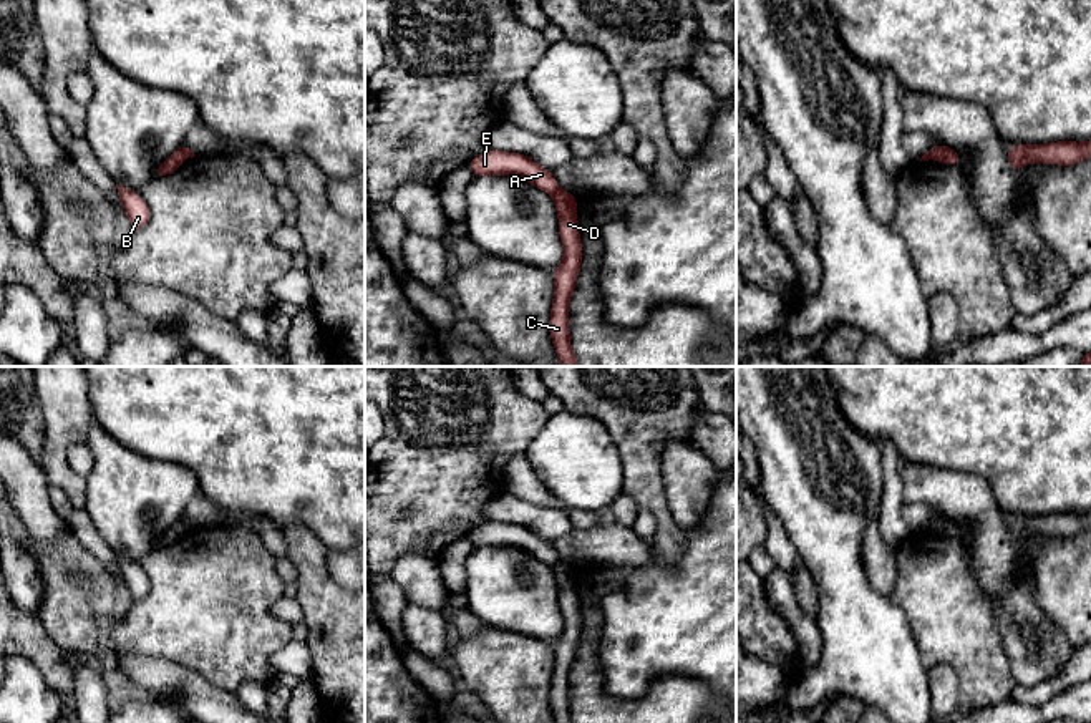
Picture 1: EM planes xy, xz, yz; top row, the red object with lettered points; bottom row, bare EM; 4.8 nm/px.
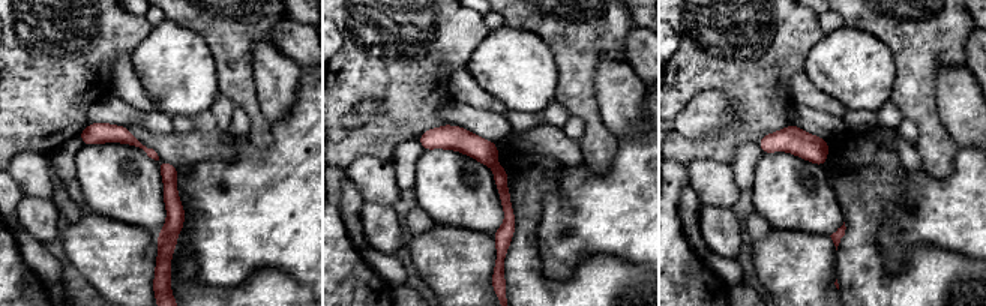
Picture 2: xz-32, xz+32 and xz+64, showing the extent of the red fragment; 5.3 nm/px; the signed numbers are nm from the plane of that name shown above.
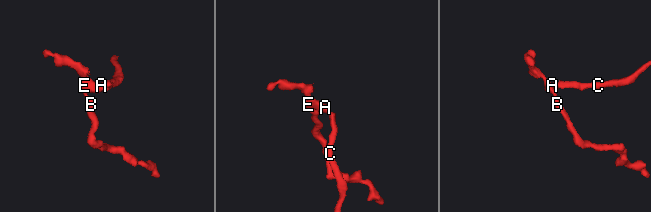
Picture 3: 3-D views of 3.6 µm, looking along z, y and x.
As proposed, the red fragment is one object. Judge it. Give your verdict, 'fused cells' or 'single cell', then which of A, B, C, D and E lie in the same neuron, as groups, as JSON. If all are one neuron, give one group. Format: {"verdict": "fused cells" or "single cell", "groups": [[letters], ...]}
{"verdict": "fused cells", "groups": [["A", "B", "E"], ["C", "D"]]}

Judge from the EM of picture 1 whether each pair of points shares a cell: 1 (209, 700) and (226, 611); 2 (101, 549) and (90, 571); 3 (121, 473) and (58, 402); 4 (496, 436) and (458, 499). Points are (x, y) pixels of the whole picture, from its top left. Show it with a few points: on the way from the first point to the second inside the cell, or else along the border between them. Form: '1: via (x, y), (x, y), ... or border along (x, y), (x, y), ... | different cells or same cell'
1: border along (178, 665), (194, 669), (214, 685), (234, 693) | different cells
2: border along (70, 529), (90, 553), (121, 579) | different cells
3: border along (93, 418), (88, 438), (82, 445) | different cells
4: via (481, 451), (458, 475), (458, 485) | same cell

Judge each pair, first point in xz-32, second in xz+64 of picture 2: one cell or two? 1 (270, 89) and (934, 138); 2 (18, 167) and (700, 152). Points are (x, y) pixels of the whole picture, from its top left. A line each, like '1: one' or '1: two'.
1: two
2: two

